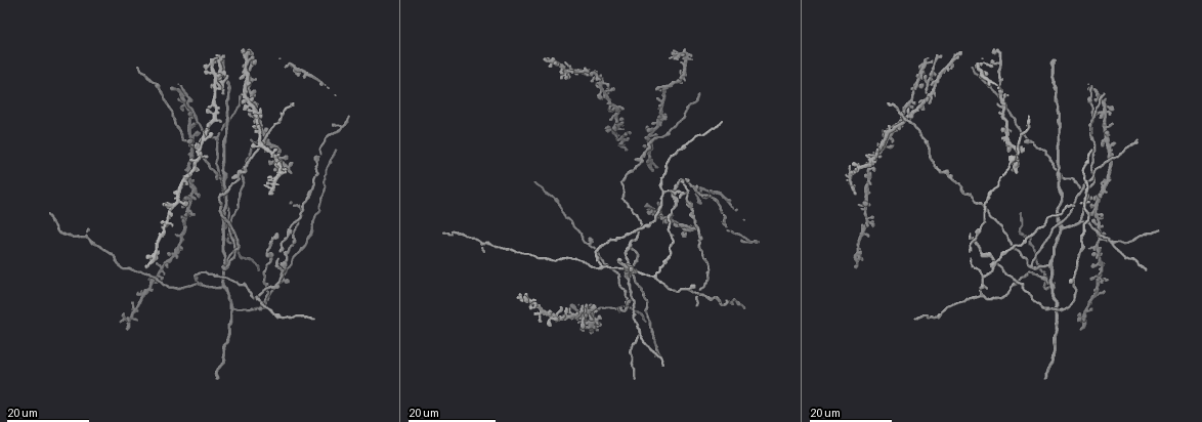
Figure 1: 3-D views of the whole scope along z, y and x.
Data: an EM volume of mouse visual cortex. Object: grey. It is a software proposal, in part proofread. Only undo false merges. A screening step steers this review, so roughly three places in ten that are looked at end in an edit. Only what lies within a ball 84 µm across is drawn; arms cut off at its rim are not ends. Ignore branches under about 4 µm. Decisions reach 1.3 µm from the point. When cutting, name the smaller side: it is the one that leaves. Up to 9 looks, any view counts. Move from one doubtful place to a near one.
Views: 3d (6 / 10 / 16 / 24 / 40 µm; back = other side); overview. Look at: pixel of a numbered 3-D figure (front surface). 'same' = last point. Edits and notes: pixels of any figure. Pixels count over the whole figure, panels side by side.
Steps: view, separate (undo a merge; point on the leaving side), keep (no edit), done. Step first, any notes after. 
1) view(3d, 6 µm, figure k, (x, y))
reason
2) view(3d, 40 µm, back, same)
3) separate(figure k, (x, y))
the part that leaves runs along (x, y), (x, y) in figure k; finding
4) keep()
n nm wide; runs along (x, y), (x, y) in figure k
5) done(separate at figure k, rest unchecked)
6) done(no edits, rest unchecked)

view(3d, 24 µm, figure 1, (939, 75))
a fork

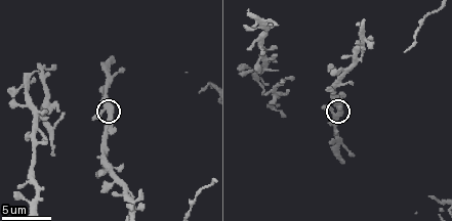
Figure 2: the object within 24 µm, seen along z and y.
view(3d, 10 µm, figure 2, (331, 111))

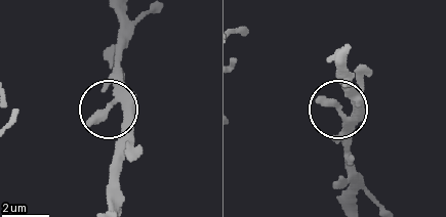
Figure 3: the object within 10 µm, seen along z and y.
keep()
3 arms; one cell here

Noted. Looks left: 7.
view(3d, 10 µm, figure 2, (274, 93))
four or more arms meet

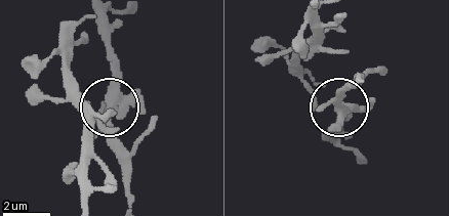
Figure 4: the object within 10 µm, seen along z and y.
keep()
330 nm wide; one cell here

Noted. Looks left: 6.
view(3d, 24 µm, figure 1, (689, 193))
three arms meet

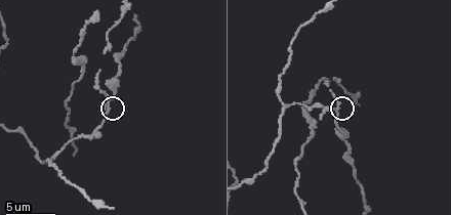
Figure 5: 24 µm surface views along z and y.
view(3d, 6 µm, figure 5, (108, 112))

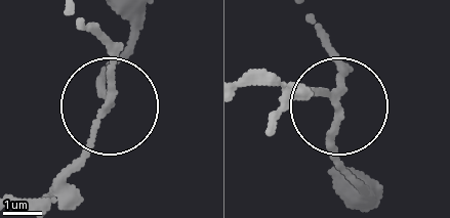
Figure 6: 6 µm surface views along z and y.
keep()
side arm 6 µm; runs along (247, 82), (335, 94), (328, 46) in figure 6; one cell here

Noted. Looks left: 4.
view(3d, 24 µm, figure 1, (223, 287))
thin arm on a thick one

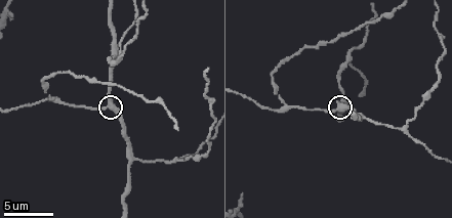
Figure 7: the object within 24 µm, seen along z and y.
view(3d, 10 µm, figure 7, (339, 107))

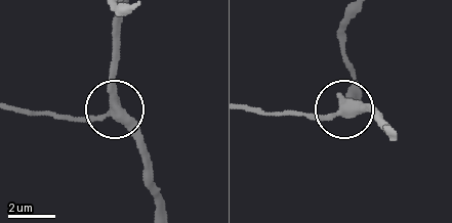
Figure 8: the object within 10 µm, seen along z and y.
keep()
side arm 84 µm; 3 arms; all the same cell

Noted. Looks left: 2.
done(no edits, rest unchecked)

